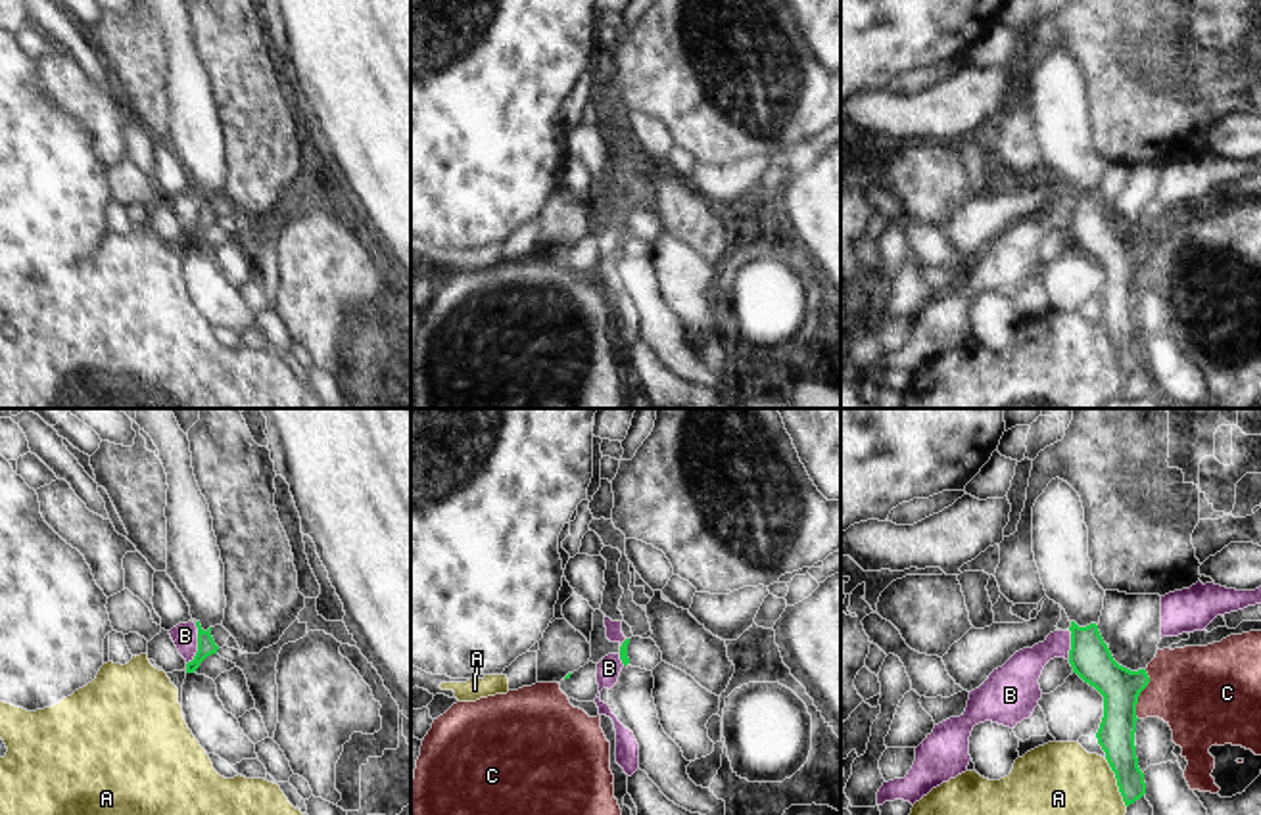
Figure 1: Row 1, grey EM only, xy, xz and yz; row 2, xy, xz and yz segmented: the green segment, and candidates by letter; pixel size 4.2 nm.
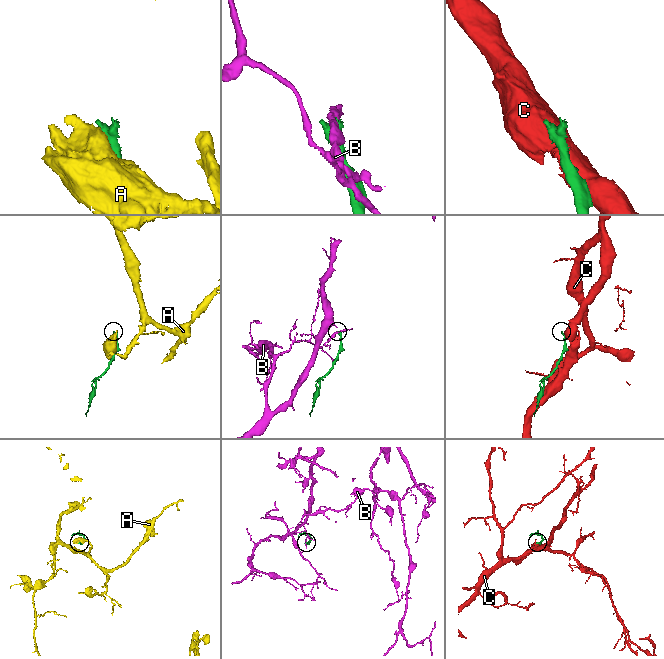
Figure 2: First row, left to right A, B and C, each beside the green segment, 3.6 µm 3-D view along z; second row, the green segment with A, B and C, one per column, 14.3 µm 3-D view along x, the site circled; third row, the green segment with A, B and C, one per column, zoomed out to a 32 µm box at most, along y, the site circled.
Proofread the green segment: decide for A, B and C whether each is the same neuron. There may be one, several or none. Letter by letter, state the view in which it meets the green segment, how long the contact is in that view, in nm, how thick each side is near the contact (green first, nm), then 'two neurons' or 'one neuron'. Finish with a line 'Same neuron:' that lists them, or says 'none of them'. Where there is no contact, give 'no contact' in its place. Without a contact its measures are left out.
A: contact in yz; length 220 nm; calibres 160 and 300 nm; two neurons
B: contact in xy; length 180 nm; calibres 80 and 110 nm; two neurons
C: contact in yz; length 220 nm; calibres 170 and 380 nm; two neurons
Same neuron: none of them

